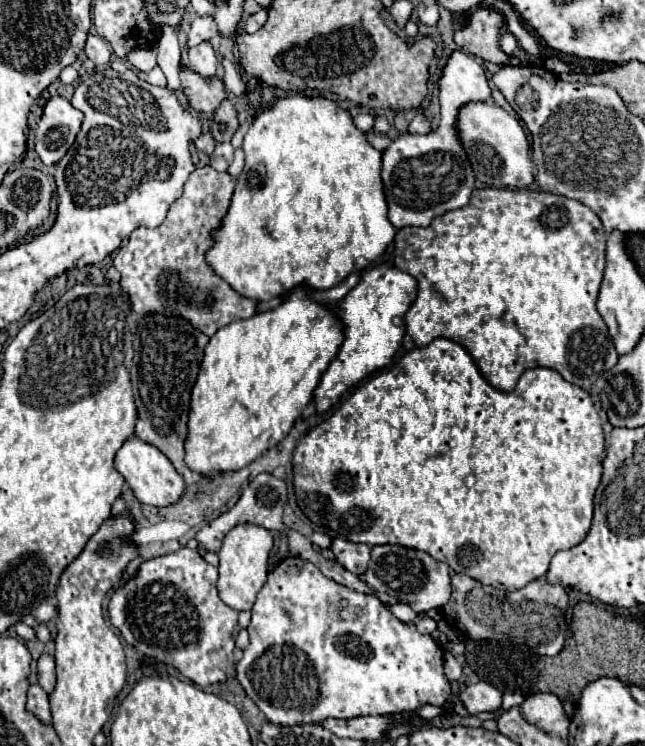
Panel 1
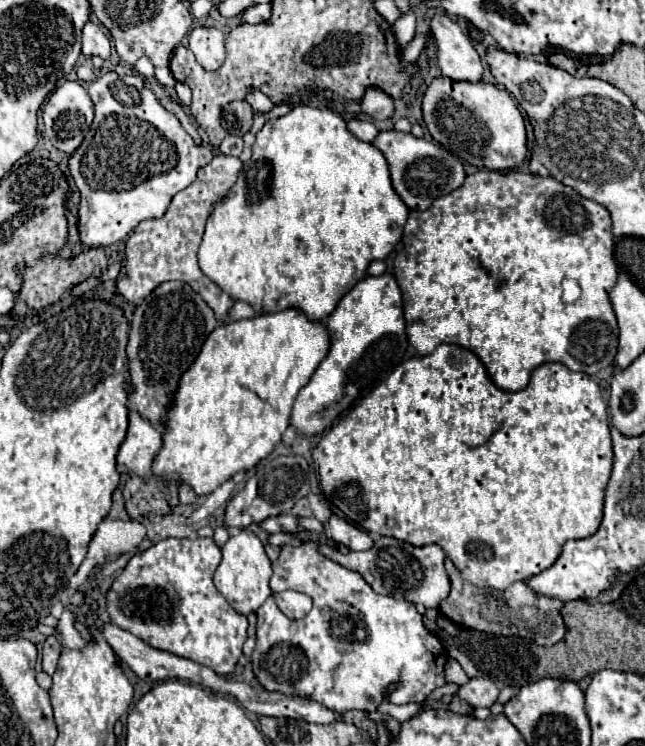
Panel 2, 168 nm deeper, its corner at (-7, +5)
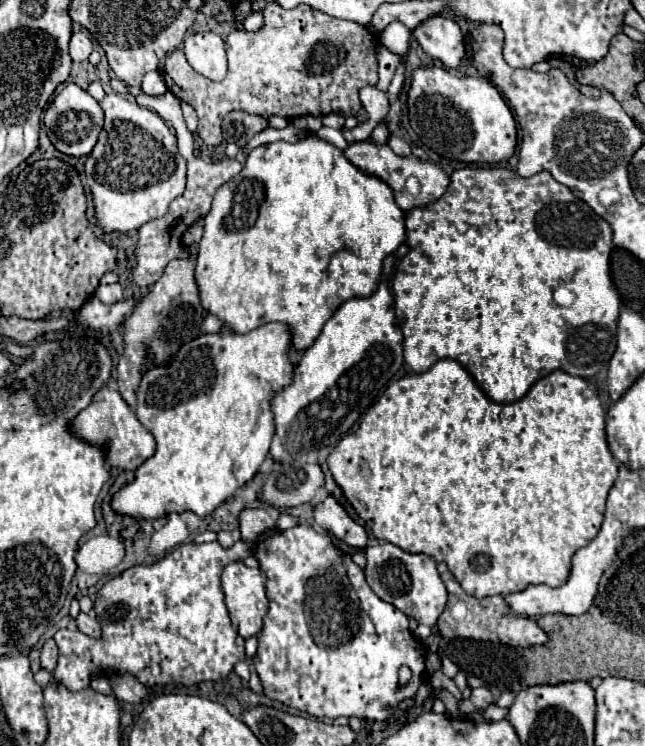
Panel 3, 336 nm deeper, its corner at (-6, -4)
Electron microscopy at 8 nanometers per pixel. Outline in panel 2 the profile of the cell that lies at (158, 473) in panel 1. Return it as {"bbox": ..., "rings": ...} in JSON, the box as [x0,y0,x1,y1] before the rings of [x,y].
{"bbox":[117,411,161,477],"rings":[[[129,411],[129,429],[119,447],[117,463],[125,465],[135,475],[151,477],[151,463],[161,449],[161,437],[161,431],[155,429],[147,419],[143,419],[137,411]]]}

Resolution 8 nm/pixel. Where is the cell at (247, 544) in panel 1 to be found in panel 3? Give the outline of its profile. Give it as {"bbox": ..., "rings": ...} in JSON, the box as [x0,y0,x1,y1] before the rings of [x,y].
{"bbox":[222,562,268,638],"rings":[[[232,562],[222,570],[222,592],[224,602],[232,620],[232,626],[242,638],[256,636],[262,628],[262,618],[268,612],[268,598],[266,598],[266,576],[260,568],[250,568],[244,562]]]}

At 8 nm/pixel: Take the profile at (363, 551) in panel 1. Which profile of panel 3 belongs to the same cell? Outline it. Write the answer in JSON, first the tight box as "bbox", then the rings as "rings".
{"bbox":[314,496,368,548],"rings":[[[328,496],[318,508],[314,508],[314,520],[316,524],[322,524],[326,532],[346,542],[348,546],[352,548],[366,546],[366,540],[368,540],[366,530],[360,524],[356,524],[332,496]]]}

